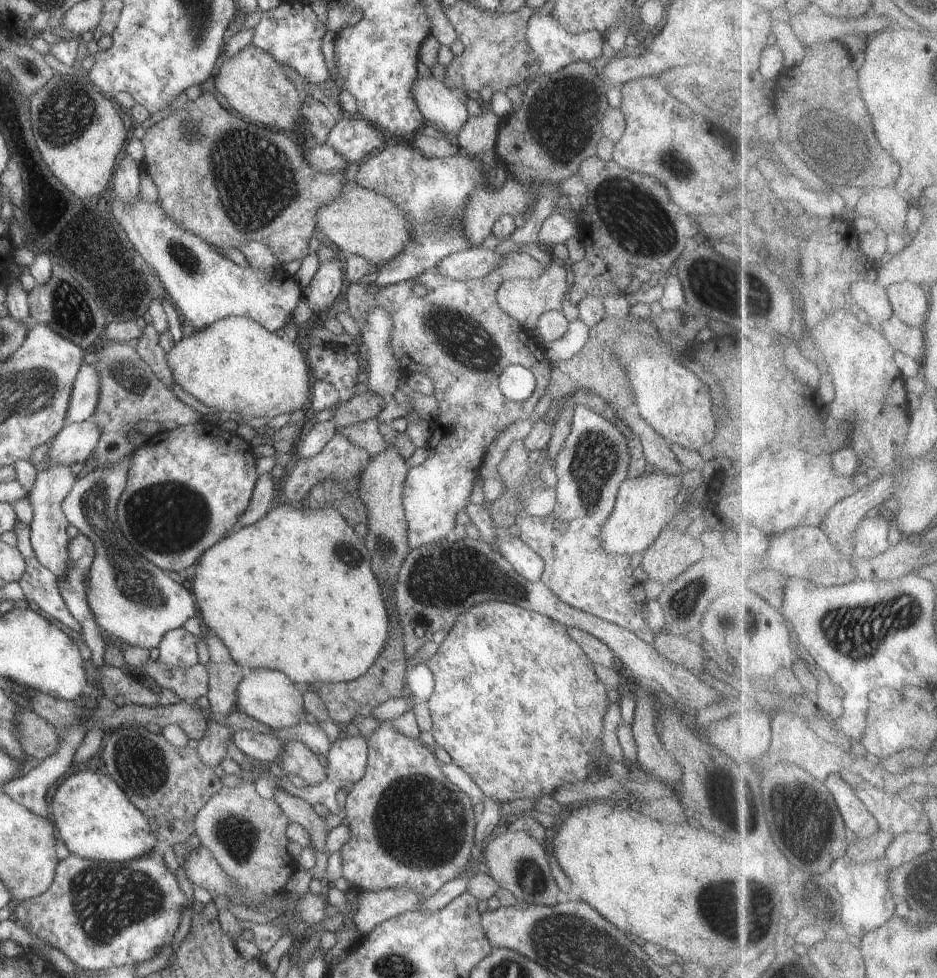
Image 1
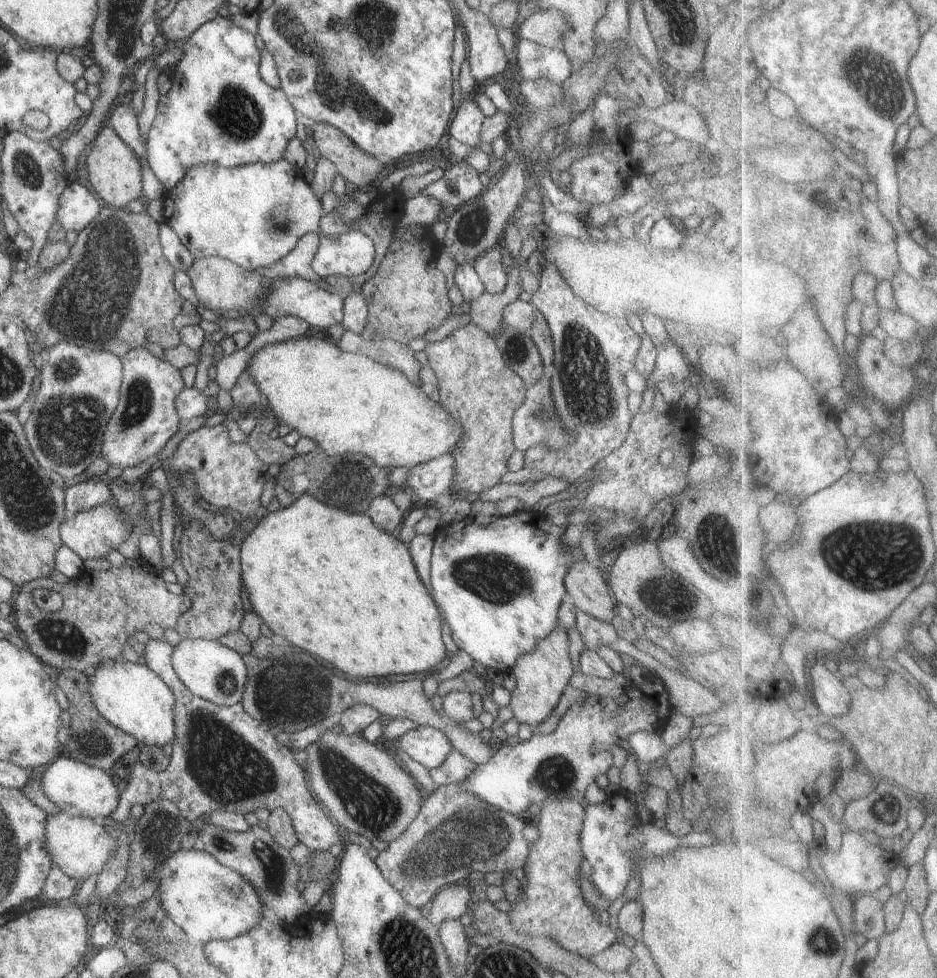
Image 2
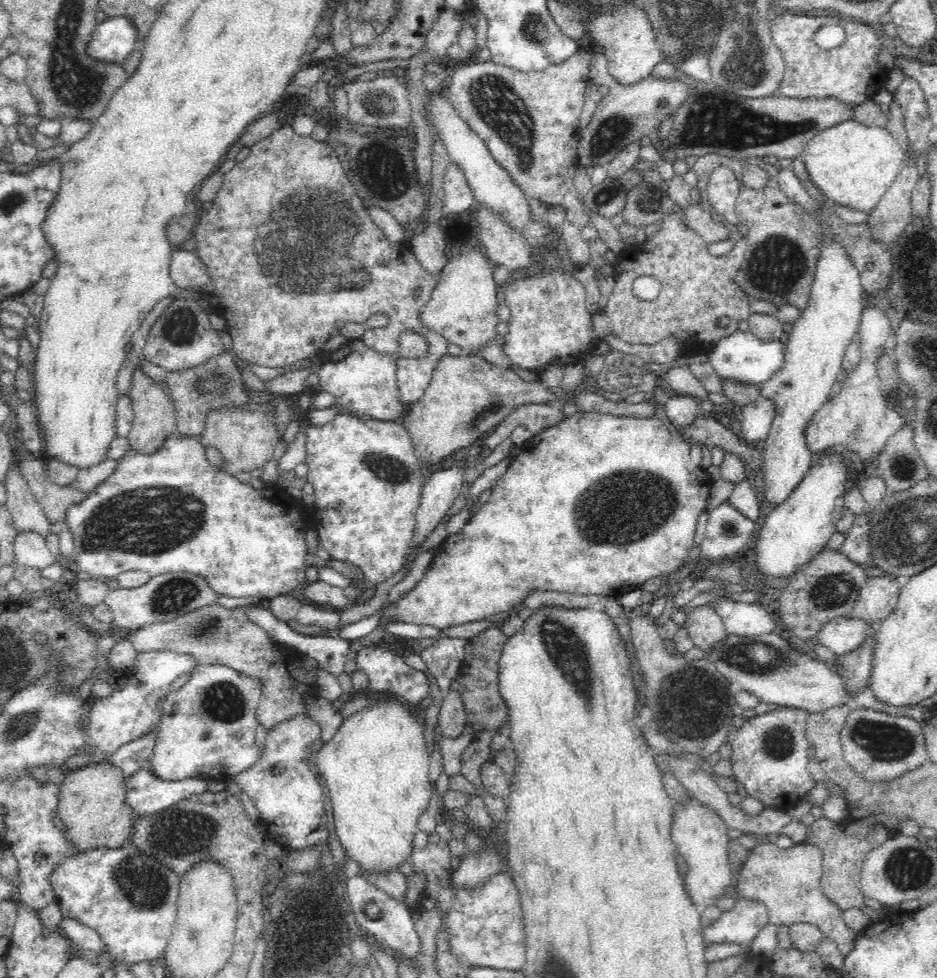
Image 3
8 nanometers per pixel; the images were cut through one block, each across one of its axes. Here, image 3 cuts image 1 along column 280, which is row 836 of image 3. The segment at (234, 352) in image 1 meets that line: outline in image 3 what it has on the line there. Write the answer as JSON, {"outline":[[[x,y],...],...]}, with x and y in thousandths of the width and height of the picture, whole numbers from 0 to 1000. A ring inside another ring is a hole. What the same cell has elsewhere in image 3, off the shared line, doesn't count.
{"outline":[[[425,714],[412,716],[366,735],[356,753],[333,774],[347,799],[359,855],[369,868],[369,875],[375,877],[378,892],[380,888],[391,893],[425,890],[426,883],[438,878],[446,838],[461,814],[460,775],[455,766],[453,745],[453,739],[438,721]]]}

